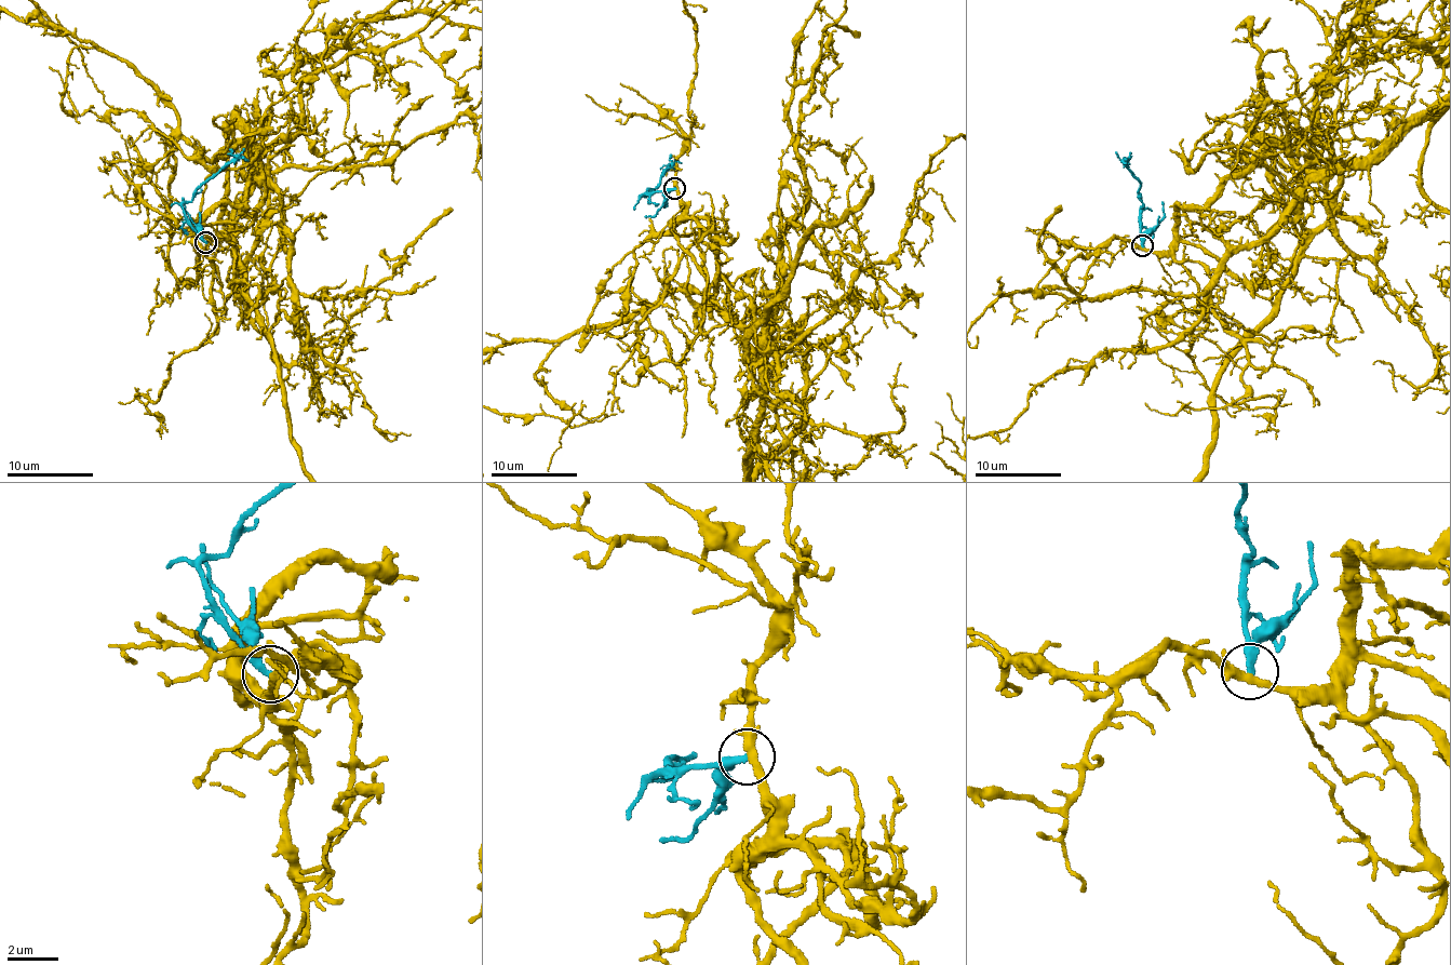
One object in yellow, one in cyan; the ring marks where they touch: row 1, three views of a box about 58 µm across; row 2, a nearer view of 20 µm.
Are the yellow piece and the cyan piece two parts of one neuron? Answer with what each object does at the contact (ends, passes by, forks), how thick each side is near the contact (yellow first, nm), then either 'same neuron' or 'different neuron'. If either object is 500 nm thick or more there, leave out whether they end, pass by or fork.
yellow forks there; cyan ends there; 280 nm thick on the yellow side, 320 nm on the other; different neuron

